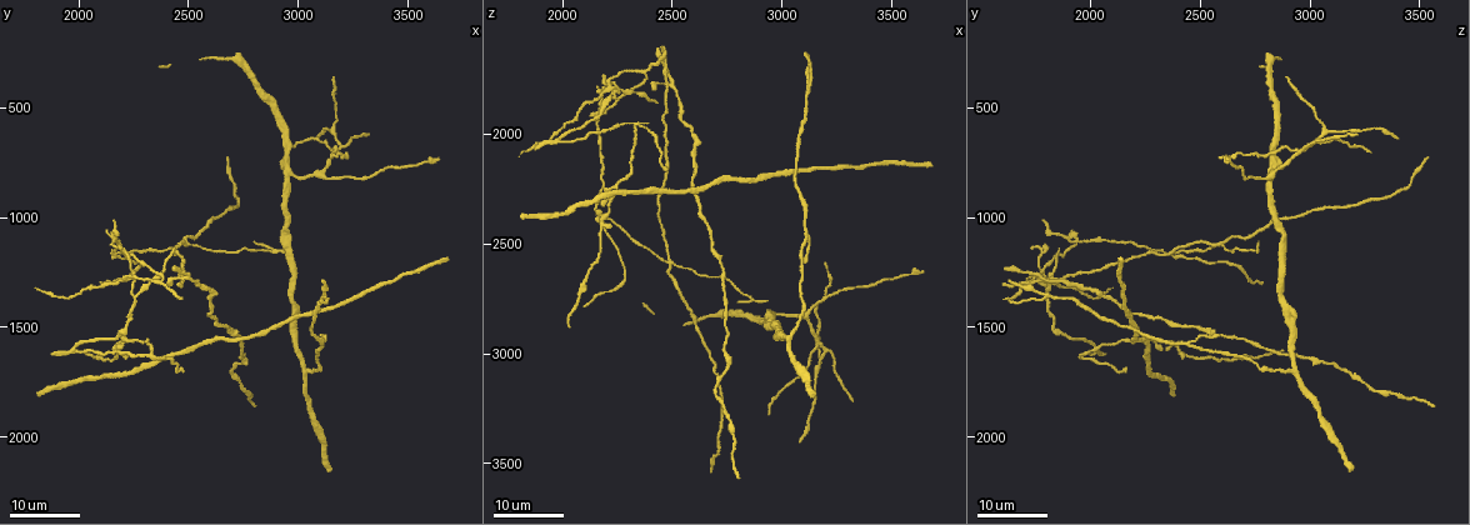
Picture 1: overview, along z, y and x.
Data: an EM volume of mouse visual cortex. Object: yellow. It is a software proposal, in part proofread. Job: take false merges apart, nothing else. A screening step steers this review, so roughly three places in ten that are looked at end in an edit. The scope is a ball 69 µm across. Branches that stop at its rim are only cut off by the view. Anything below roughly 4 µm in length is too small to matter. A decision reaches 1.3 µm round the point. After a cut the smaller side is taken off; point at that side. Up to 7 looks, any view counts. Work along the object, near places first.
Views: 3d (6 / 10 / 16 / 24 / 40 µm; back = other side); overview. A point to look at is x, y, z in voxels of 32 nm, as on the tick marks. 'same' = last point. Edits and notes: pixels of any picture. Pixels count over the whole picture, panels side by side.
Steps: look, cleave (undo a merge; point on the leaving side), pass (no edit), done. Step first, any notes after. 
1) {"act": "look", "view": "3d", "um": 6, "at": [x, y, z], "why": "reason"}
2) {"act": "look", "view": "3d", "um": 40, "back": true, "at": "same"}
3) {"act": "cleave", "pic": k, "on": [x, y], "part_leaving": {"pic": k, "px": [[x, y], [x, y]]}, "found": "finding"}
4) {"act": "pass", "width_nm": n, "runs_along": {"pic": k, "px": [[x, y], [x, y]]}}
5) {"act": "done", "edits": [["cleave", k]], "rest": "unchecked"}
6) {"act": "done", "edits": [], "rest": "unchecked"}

{"act": "look", "view": "3d", "um": 24, "at": [2510, 1270, 1780], "why": "small branch off a trunk"}

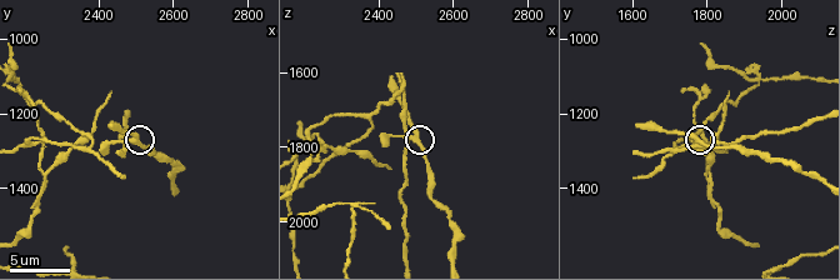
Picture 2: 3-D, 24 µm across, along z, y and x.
{"act": "look", "view": "3d", "um": 10, "at": [2500, 1260, 1770]}

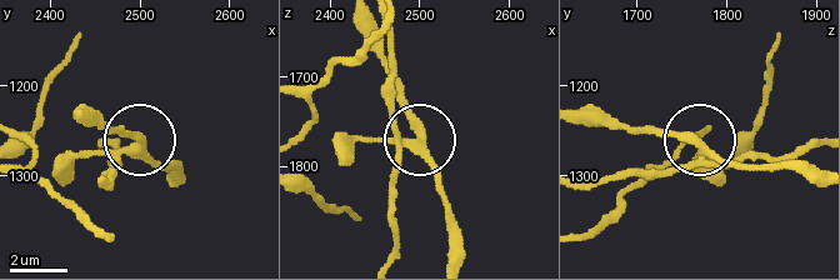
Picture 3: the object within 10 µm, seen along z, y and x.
{"act": "cleave", "pic": 3, "on": [410, 108], "width_nm": 270, "part_leaving": {"pic": 3, "px": [[396, 141], [435, 178], [451, 256]]}, "found": "a second cell is stuck on"}

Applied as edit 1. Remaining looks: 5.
{"act": "look", "view": "overview"}

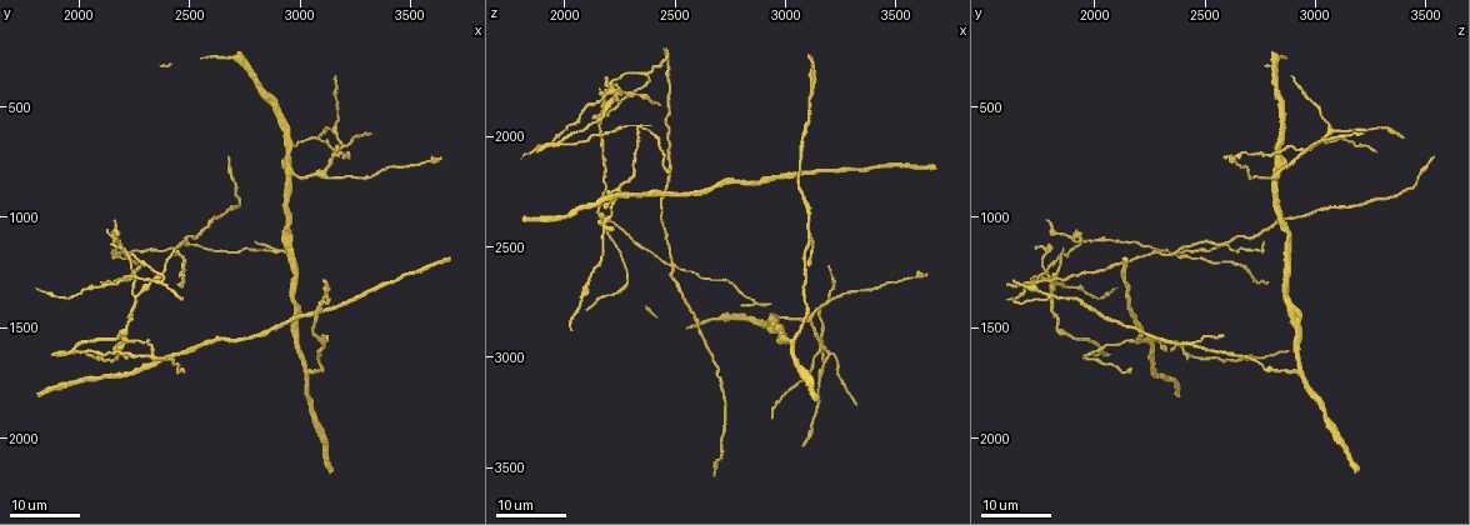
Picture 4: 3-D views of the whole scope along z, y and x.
{"act": "look", "view": "3d", "um": 16, "at": [2470, 1110, 2570], "why": "looks like a crossing"}

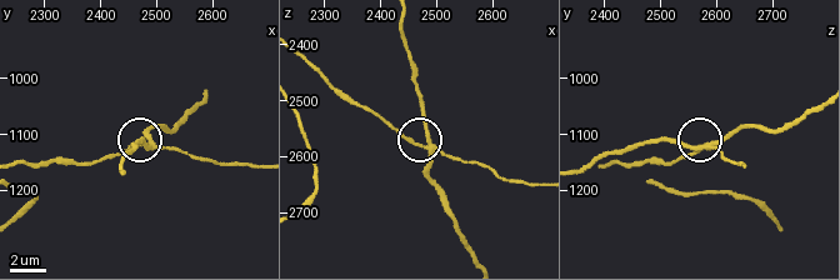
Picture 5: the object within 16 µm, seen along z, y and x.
{"act": "look", "view": "3d", "um": 6, "at": [2475, 1120, 2580]}

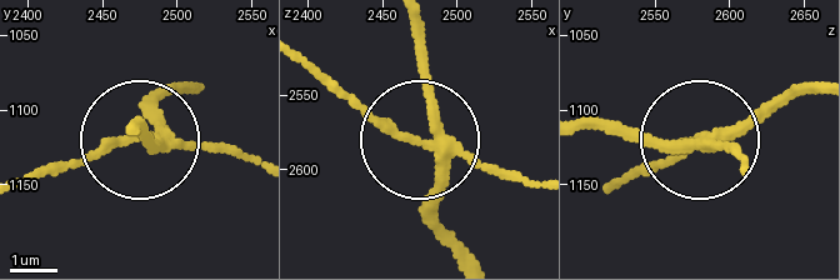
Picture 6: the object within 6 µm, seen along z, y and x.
{"act": "cleave", "pic": 6, "on": [221, 145], "width_nm": 240, "part_leaving": {"pic": 6, "px": [[435, 151], [391, 135], [308, 68]]}, "found": "a second cell is stuck on"}

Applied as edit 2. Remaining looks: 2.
{"act": "look", "view": "overview", "why": "redraw"}

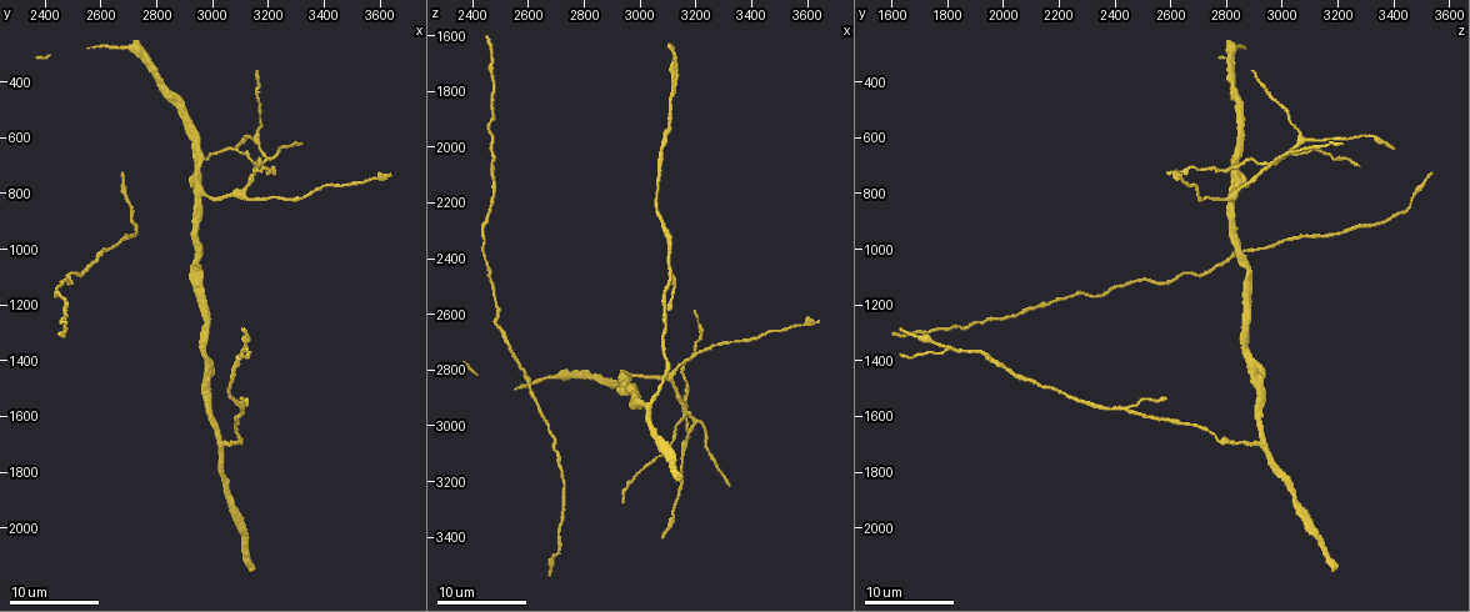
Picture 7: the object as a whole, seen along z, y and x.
{"act": "look", "view": "3d", "um": 16, "at": [2960, 800, 2820]}

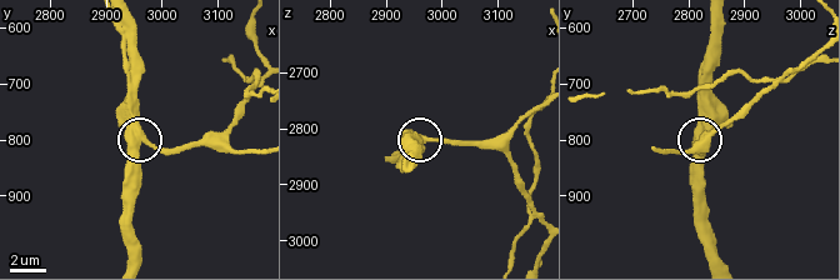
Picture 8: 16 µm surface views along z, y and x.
{"act": "pass", "found": "one cell here"}

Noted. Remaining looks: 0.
{"act": "done", "edits": [["cleave", 3], ["cleave", 6]], "rest": "unchecked"}

